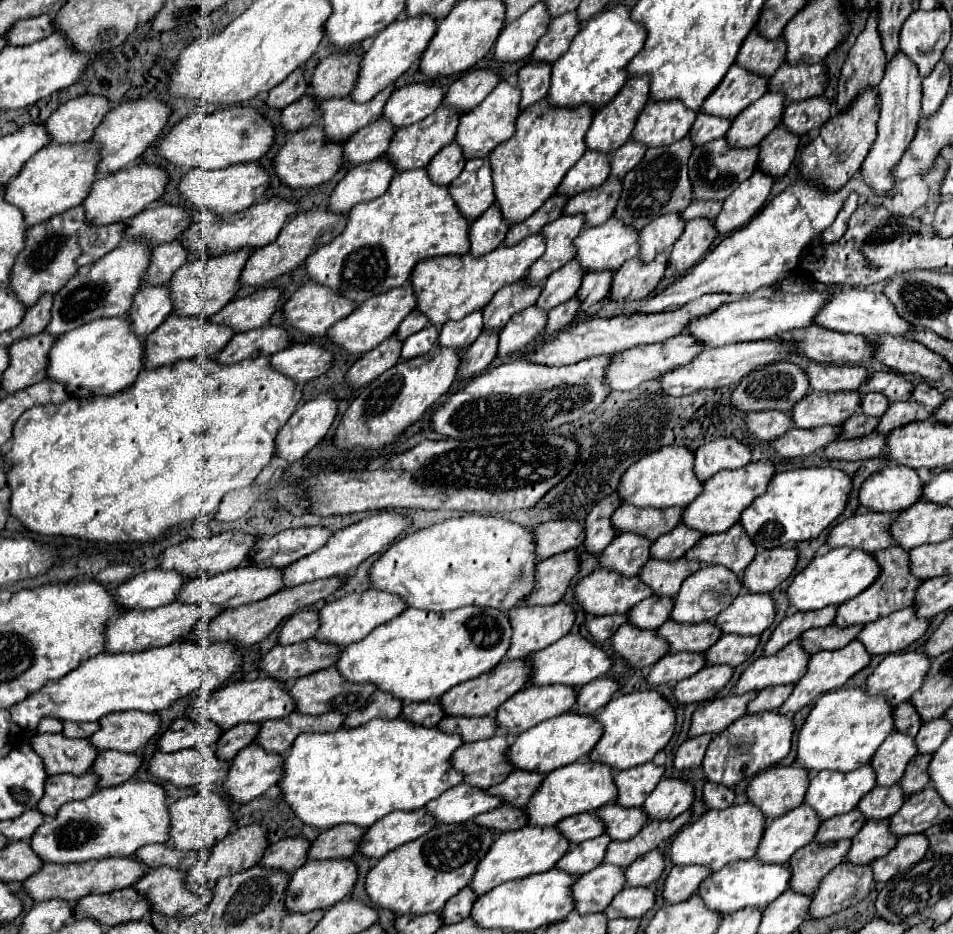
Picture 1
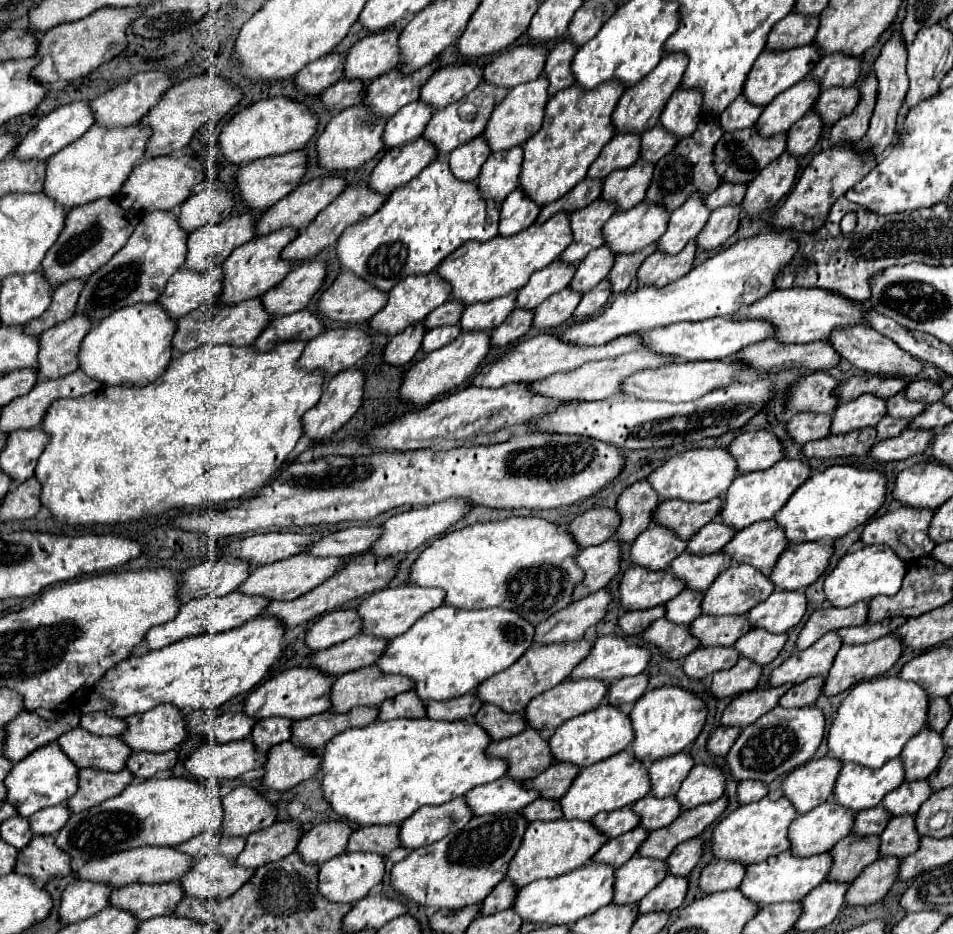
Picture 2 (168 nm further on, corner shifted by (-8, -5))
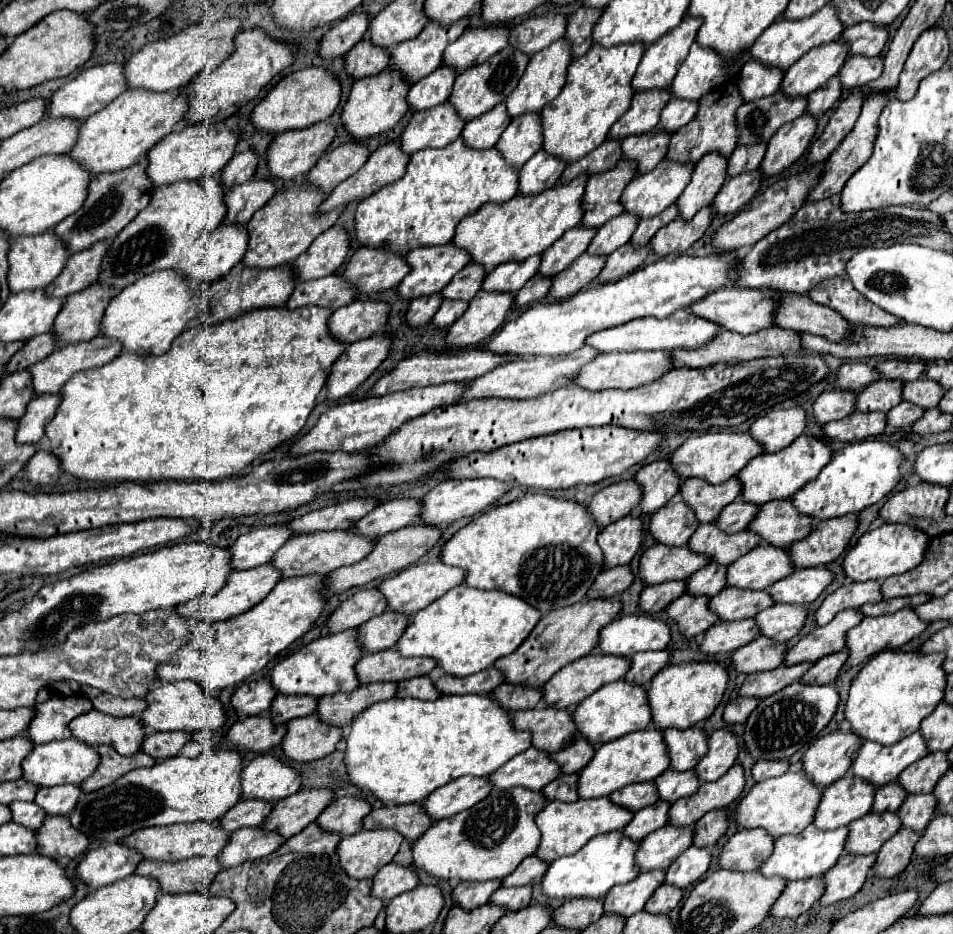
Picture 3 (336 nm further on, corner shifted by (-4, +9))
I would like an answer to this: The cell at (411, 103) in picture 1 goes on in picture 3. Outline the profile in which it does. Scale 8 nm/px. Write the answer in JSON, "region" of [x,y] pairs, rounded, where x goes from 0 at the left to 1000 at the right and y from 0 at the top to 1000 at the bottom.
{"region":[[[504,29],[487,33],[476,46],[472,46],[466,55],[464,70],[485,78],[497,70],[512,65],[518,57],[533,48],[533,31],[531,29]]]}

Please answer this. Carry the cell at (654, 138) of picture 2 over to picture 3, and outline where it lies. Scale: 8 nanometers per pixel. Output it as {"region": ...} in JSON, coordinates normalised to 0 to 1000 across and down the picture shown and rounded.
{"region":[[[701,108],[693,121],[690,136],[701,142],[711,140],[718,132],[722,132],[730,121],[730,108]]]}

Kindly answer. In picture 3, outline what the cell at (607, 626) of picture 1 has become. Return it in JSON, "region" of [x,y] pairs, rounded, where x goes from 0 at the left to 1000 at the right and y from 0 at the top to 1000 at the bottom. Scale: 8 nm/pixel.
{"region":[[[701,622],[701,624],[693,624],[693,626],[682,626],[676,628],[674,637],[672,637],[672,652],[674,656],[688,656],[695,654],[701,646],[705,646],[709,639],[714,639],[718,635],[718,624],[716,622]]]}

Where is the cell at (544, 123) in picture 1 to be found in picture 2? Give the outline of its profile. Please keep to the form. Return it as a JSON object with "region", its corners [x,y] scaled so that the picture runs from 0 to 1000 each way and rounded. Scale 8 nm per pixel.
{"region":[[[634,89],[634,93],[625,93],[625,97],[604,97],[604,93],[596,93],[575,108],[567,140],[550,153],[550,175],[546,185],[546,200],[554,204],[562,217],[573,219],[588,213],[588,209],[594,209],[615,190],[632,157],[644,147],[642,119],[653,100],[655,93]]]}

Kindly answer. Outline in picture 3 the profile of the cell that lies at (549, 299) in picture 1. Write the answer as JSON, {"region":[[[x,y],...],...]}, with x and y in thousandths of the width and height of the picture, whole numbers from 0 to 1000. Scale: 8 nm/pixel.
{"region":[[[657,228],[640,234],[636,241],[632,241],[623,256],[619,258],[615,271],[619,273],[640,273],[642,269],[646,269],[648,264],[653,264],[655,260],[659,260],[659,254],[663,252],[663,245],[667,245],[667,237],[663,237],[663,232],[657,232]]]}

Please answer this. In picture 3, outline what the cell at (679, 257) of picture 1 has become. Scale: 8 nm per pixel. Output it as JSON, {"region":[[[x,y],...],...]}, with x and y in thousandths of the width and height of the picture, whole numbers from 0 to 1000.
{"region":[[[795,183],[779,185],[770,192],[764,192],[758,198],[756,207],[749,211],[745,222],[751,230],[758,230],[758,232],[770,230],[791,211],[795,200],[797,200],[797,185]]]}

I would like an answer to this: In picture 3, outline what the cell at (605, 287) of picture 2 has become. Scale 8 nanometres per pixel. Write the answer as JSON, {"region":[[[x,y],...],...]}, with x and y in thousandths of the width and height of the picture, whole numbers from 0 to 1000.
{"region":[[[657,260],[655,264],[646,267],[644,271],[640,271],[636,275],[636,284],[634,284],[632,292],[627,294],[627,301],[630,303],[640,303],[640,301],[646,301],[646,299],[659,294],[661,290],[665,290],[678,277],[680,271],[682,271],[682,262],[665,269],[663,262]]]}

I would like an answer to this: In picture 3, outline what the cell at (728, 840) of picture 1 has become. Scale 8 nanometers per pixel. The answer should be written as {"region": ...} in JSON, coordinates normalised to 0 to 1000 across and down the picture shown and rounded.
{"region":[[[823,828],[821,832],[812,832],[800,838],[793,838],[776,858],[772,864],[772,883],[774,888],[804,888],[808,896],[818,894],[835,894],[844,885],[852,881],[852,870],[856,868],[858,855],[863,845],[852,840],[850,834],[839,828]]]}

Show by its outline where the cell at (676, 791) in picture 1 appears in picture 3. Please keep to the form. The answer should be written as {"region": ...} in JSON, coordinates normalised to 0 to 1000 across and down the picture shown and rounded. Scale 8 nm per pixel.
{"region":[[[749,783],[743,791],[743,806],[732,815],[728,821],[730,832],[741,836],[753,836],[772,815],[774,808],[774,793],[766,783]]]}

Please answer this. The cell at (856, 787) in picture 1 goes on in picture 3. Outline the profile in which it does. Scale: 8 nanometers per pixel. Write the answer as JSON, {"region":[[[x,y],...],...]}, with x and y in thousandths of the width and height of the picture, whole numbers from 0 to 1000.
{"region":[[[957,785],[940,798],[919,798],[909,793],[894,813],[892,828],[919,843],[940,836],[940,832],[959,815],[972,808],[972,796],[965,785]]]}

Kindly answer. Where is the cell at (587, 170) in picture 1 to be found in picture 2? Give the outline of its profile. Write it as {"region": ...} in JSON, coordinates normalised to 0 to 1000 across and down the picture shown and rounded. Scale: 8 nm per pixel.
{"region":[[[646,142],[638,155],[634,155],[632,166],[621,175],[617,190],[638,190],[646,181],[661,179],[672,168],[672,145],[667,142]]]}

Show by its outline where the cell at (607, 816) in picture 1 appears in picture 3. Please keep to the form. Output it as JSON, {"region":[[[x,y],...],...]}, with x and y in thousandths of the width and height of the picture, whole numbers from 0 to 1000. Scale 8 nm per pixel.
{"region":[[[699,823],[695,830],[690,830],[684,836],[684,840],[688,843],[693,858],[701,858],[701,860],[707,860],[716,853],[724,853],[735,843],[735,838],[730,836],[728,825],[705,828],[705,823]]]}

